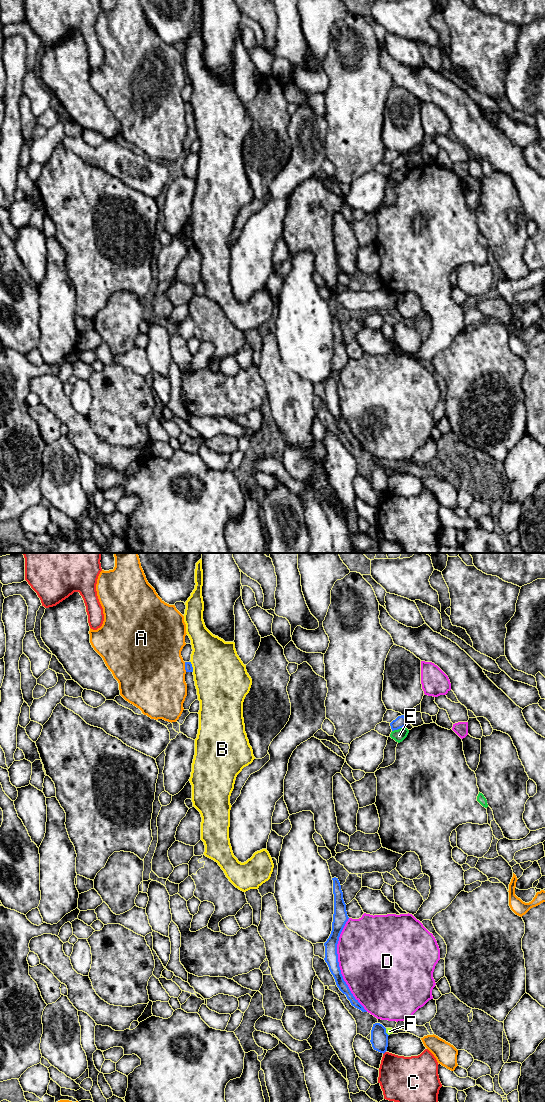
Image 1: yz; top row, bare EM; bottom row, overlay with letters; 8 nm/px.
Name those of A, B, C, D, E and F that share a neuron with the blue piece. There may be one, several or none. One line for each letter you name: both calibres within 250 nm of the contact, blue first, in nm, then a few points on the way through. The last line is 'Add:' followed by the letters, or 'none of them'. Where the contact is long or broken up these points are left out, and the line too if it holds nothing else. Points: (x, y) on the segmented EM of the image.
Add: none of them

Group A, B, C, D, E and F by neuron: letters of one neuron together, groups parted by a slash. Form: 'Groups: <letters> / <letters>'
Groups: A / B / C / D / E / F

